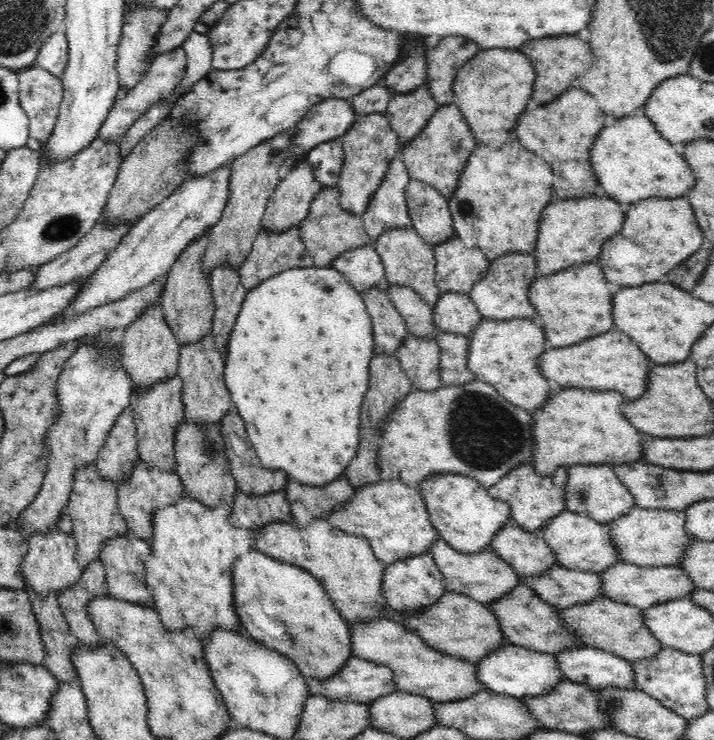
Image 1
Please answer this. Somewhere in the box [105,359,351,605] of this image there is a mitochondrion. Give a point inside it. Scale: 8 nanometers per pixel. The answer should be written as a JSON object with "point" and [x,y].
{"point":[208,442]}

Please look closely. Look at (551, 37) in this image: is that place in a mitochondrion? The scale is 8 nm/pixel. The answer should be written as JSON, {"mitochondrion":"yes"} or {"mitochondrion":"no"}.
{"mitochondrion":"no"}

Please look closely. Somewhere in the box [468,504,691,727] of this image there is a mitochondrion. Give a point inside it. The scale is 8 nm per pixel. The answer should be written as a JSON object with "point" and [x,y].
{"point":[615,703]}

